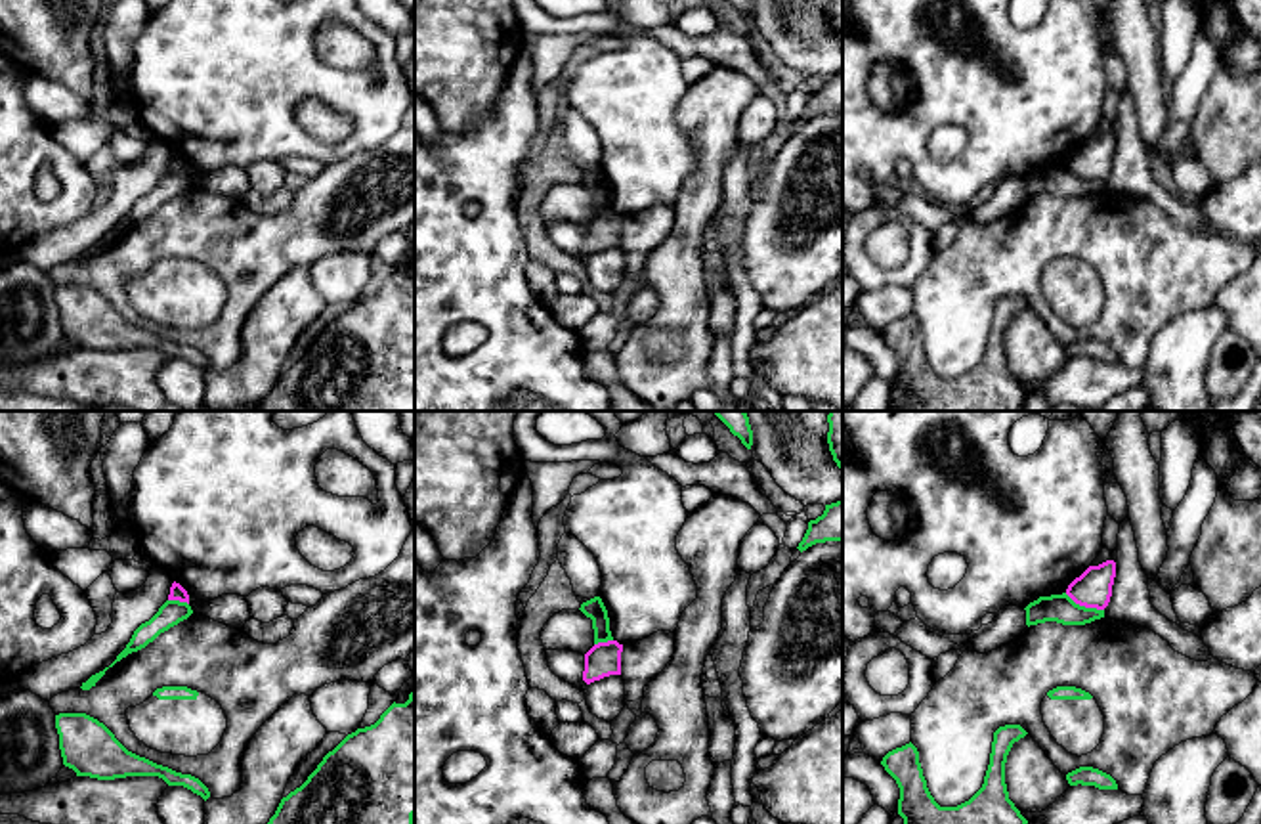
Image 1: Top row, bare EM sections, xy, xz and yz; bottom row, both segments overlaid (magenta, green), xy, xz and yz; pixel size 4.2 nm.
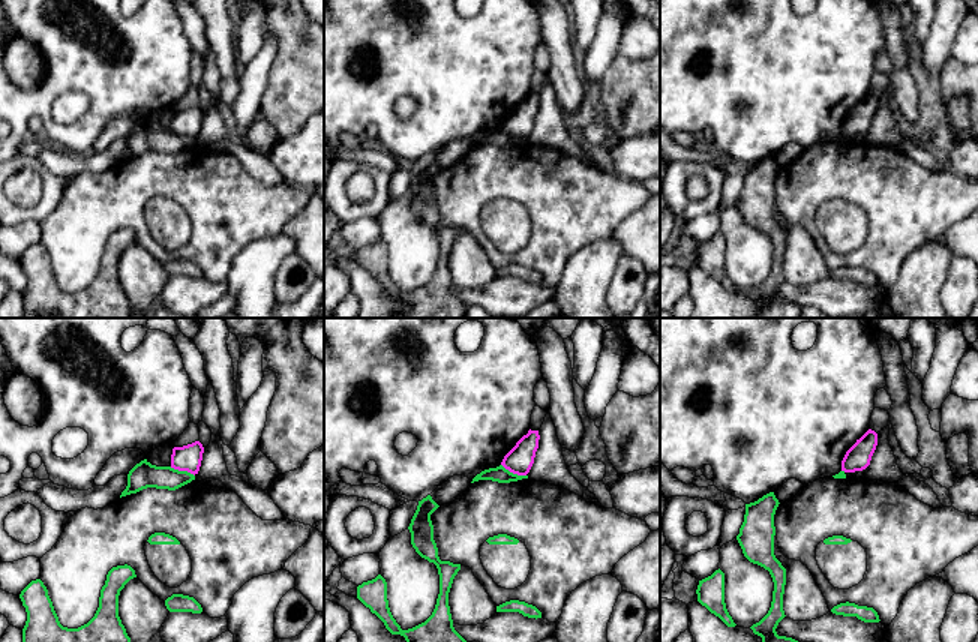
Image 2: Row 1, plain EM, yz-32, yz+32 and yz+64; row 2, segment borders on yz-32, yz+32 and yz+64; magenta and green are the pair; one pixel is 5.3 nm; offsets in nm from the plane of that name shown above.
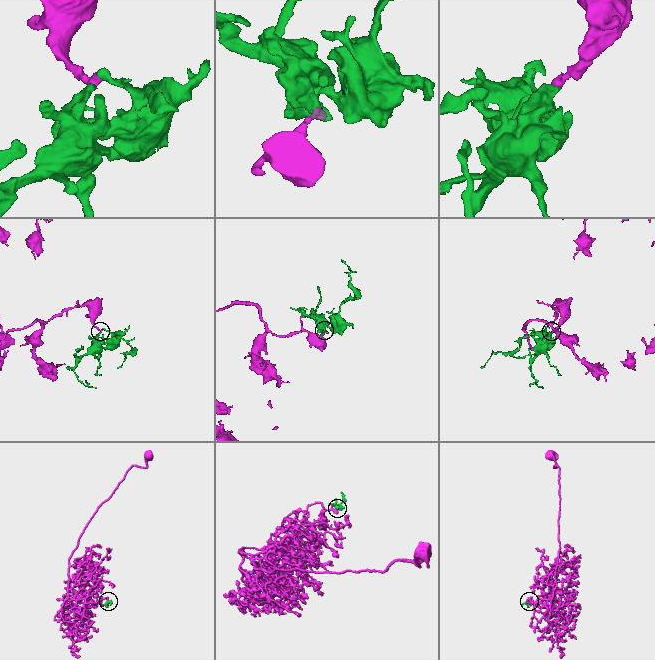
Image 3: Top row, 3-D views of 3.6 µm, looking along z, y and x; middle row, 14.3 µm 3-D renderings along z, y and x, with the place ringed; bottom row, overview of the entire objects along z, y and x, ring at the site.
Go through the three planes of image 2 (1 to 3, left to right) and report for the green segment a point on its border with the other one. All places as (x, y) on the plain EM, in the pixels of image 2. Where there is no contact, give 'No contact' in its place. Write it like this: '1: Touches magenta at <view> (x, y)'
1: Touches magenta at yz-32 (182, 134)
2: Touches magenta at yz+32 (513, 137)
3: Touches magenta at yz+64 (843, 134)

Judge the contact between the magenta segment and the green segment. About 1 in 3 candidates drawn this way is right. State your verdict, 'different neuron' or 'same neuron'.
different neuron

